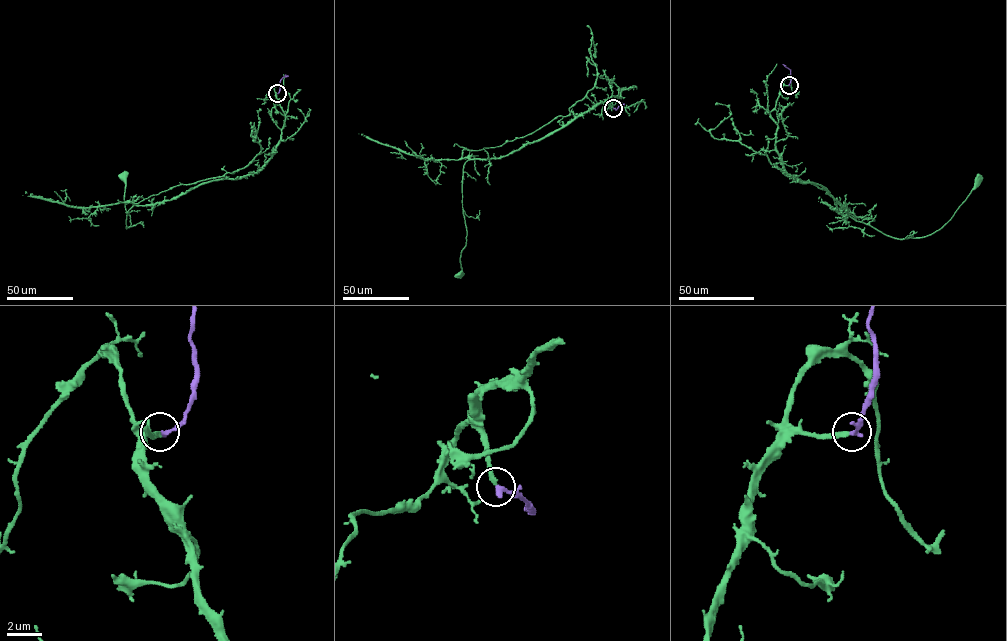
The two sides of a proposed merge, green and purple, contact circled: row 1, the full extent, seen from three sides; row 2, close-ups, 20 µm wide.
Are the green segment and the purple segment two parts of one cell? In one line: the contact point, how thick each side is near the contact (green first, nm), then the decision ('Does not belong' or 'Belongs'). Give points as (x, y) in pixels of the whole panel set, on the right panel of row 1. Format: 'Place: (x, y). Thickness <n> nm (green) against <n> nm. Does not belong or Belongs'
Place: (789, 85). Thickness 280 nm (green) against 280 nm. Belongs

